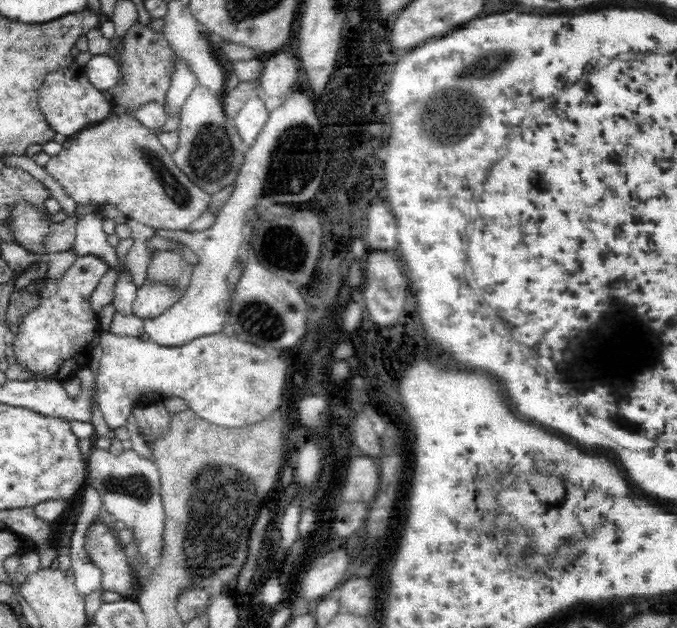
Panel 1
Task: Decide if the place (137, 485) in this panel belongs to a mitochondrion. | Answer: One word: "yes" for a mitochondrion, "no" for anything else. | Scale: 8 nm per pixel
yes

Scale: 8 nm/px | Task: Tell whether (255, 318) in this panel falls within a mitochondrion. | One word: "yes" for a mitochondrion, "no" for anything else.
yes

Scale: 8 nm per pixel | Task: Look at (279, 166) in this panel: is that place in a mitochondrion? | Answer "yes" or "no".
yes

